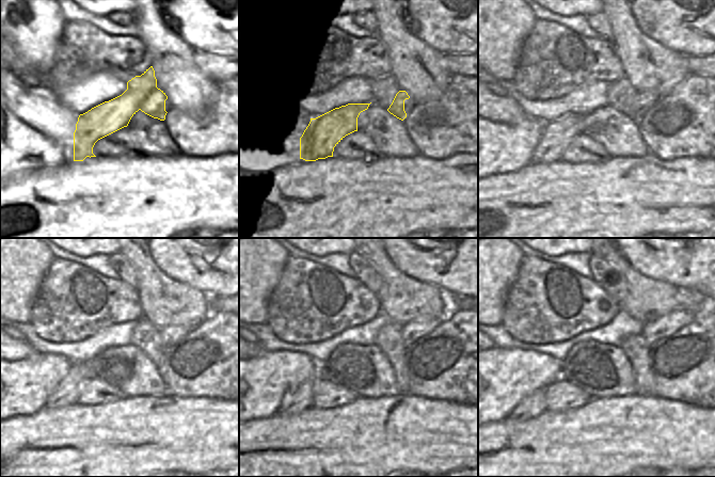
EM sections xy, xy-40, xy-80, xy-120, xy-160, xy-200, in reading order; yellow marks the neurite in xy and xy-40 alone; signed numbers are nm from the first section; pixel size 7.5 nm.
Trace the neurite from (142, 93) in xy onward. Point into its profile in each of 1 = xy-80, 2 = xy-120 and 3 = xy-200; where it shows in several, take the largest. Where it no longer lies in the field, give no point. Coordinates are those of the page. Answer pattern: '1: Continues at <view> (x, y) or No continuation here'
1: Continues at xy-80 (557, 134)
2: Continues at xy-120 (66, 393)
3: Continues at xy-200 (535, 404)

